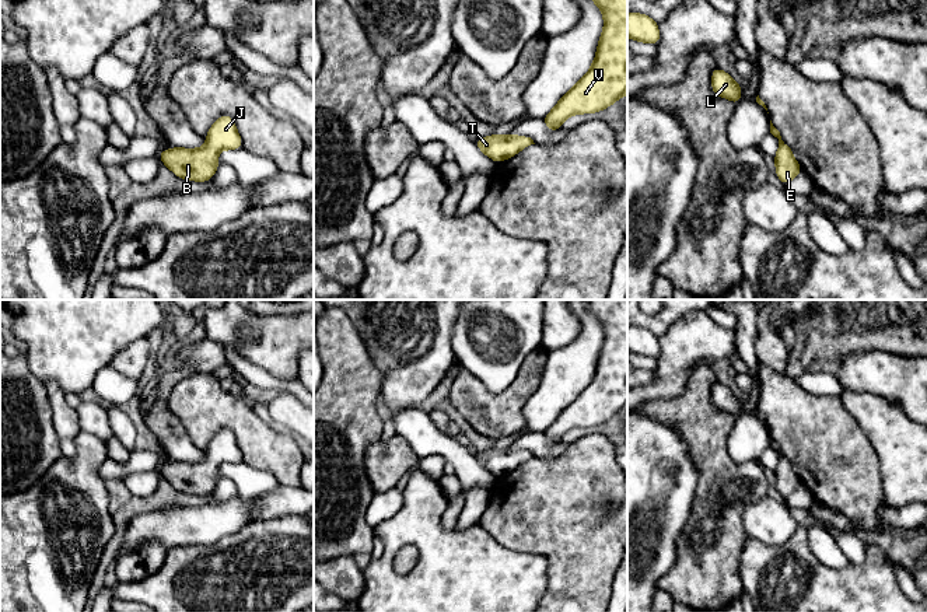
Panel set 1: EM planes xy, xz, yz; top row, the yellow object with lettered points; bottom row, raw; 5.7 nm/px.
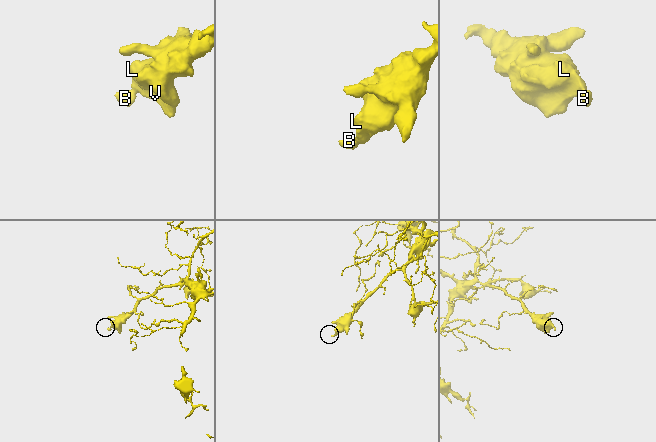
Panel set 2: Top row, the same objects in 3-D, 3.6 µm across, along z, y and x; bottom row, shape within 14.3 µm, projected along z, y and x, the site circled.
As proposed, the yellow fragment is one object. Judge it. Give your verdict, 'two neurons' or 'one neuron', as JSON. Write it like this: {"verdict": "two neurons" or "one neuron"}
{"verdict": "one neuron"}

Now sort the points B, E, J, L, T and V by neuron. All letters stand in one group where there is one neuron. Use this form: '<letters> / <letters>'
B E J L T V

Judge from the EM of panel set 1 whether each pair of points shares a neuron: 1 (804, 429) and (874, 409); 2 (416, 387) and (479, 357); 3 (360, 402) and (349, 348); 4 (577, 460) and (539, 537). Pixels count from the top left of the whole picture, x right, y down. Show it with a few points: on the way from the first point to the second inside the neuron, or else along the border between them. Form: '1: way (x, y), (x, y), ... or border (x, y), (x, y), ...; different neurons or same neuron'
1: border (839, 397), (870, 443); different neurons
2: border (452, 328), (452, 353), (455, 360); different neurons
3: way (350, 388), (349, 362); same neuron
4: way (577, 479), (577, 499), (559, 517); same neuron

